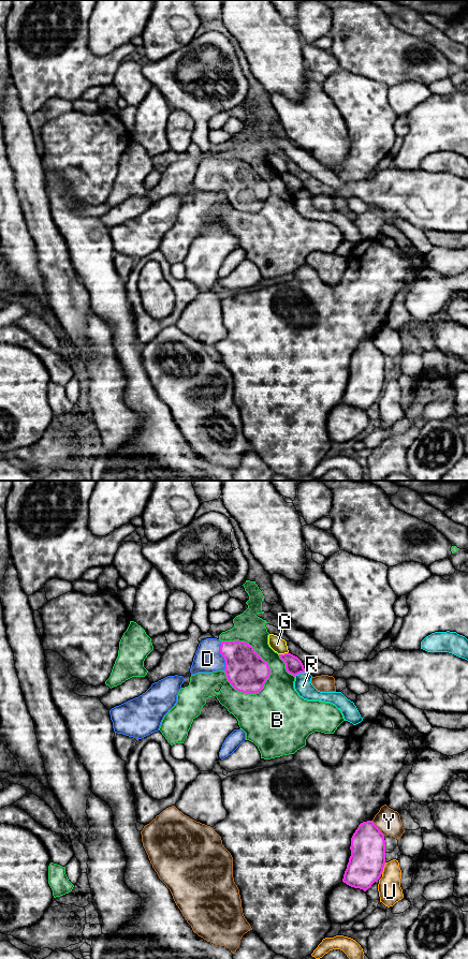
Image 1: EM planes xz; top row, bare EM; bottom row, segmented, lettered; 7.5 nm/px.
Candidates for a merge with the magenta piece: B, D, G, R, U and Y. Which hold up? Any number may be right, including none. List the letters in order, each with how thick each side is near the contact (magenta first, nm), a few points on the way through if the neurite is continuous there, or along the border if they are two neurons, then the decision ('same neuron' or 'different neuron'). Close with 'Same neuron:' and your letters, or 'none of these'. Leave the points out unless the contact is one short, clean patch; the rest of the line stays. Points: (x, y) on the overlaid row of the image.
B: 300/220 nm | different neuron
D: 300/200 nm | across xz (246, 670), (232, 657), (221, 654), (210, 655), (207, 659) | same neuron
G: 130/110 nm | different neuron
R: 130/140 nm | different neuron
U: 260/180 nm | different neuron
Y: 260/180 nm | different neuron
Same neuron: D

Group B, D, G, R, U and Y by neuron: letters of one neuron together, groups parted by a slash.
B / D / G / R / U / Y

